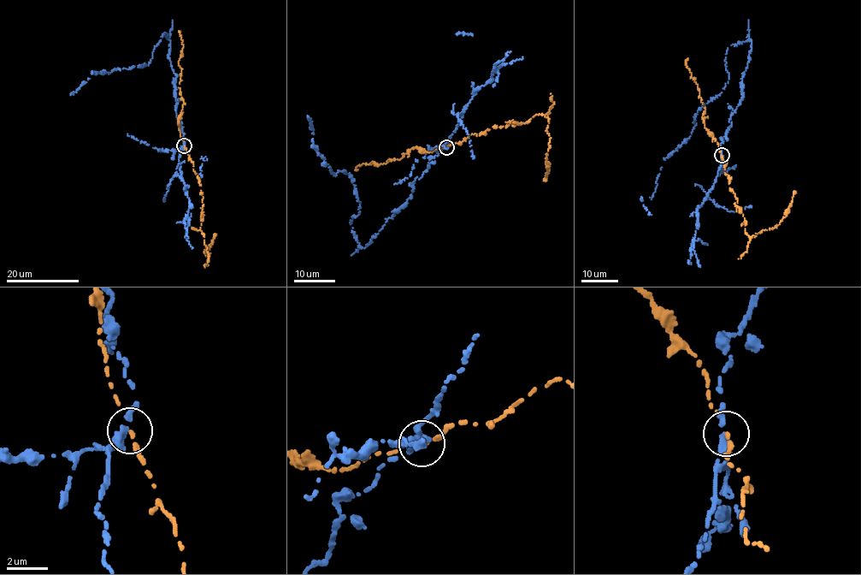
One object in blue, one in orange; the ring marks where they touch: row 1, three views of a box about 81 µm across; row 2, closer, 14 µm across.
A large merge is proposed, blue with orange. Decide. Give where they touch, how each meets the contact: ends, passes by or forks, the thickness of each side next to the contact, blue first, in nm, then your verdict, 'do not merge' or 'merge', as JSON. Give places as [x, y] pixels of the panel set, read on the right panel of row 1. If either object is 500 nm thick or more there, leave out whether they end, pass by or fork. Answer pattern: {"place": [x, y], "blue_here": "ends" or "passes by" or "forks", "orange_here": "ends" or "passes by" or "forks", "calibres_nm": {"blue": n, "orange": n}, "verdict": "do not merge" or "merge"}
{"place": [722, 155], "blue_here": "passes by", "orange_here": "passes by", "calibres_nm": {"blue": 320, "orange": 130}, "verdict": "do not merge"}

